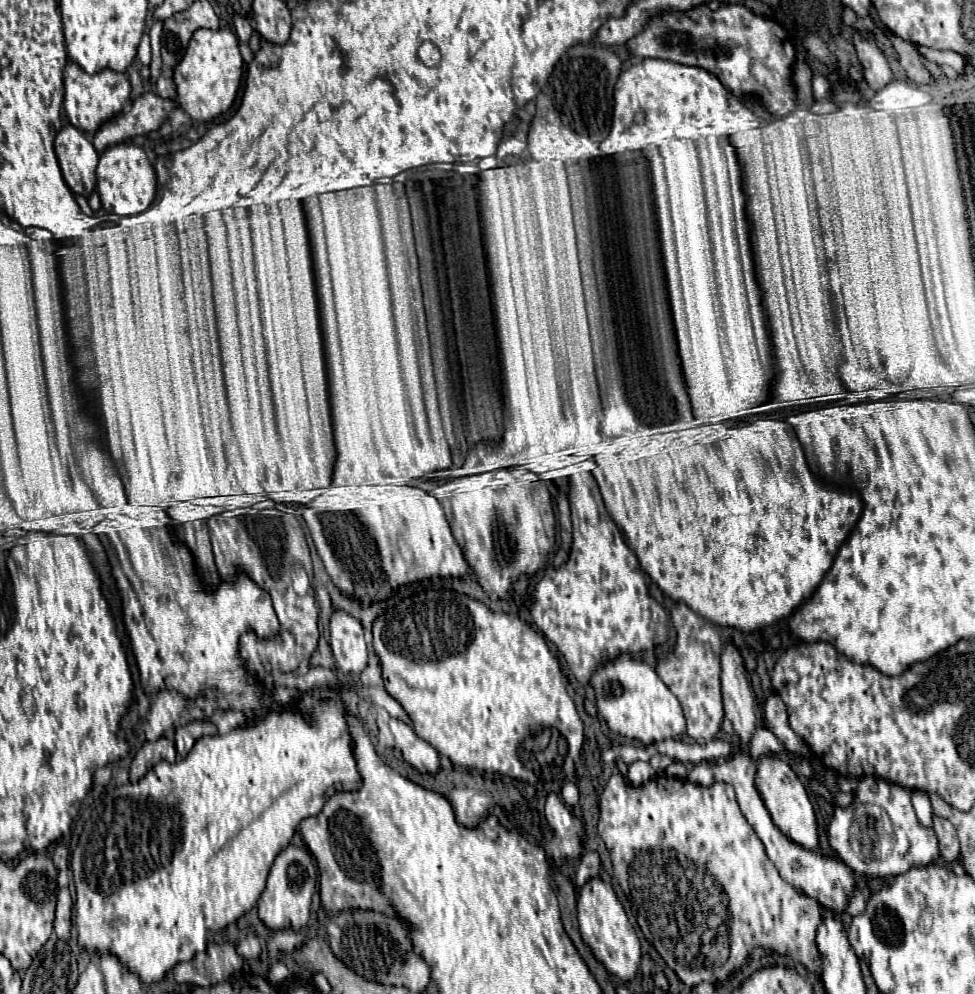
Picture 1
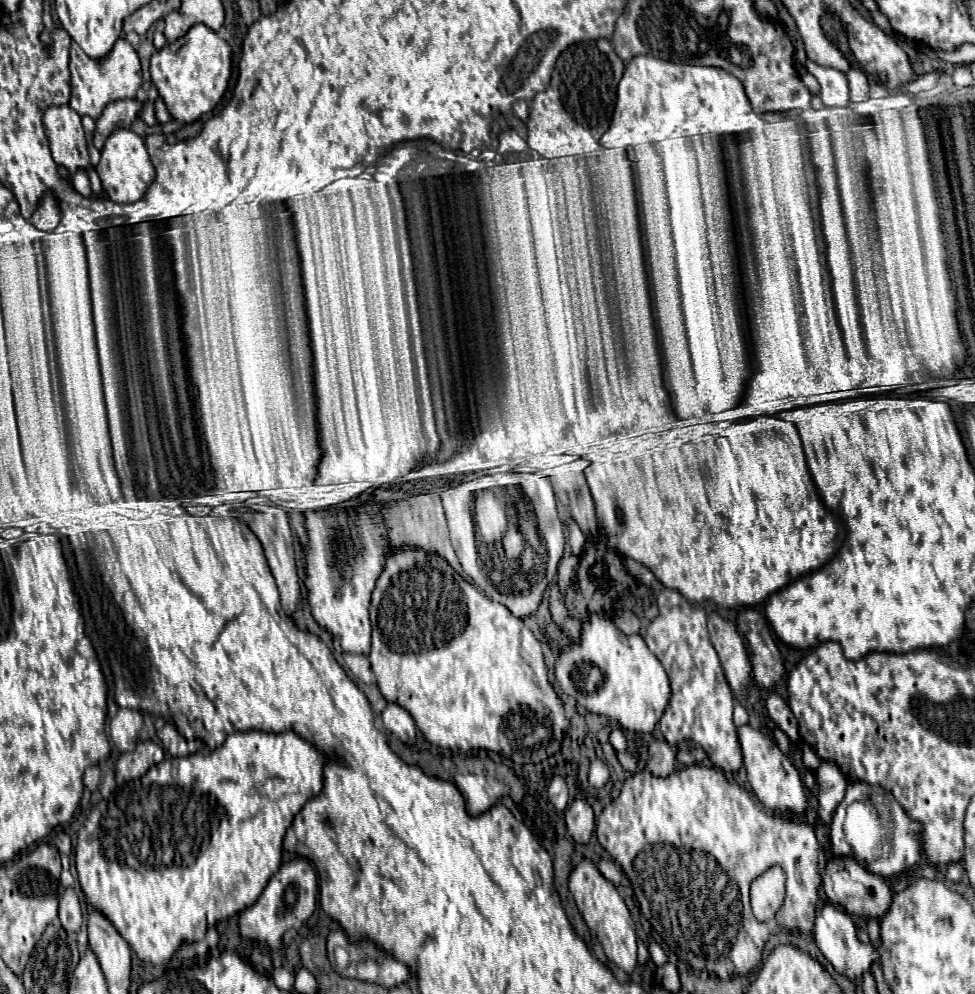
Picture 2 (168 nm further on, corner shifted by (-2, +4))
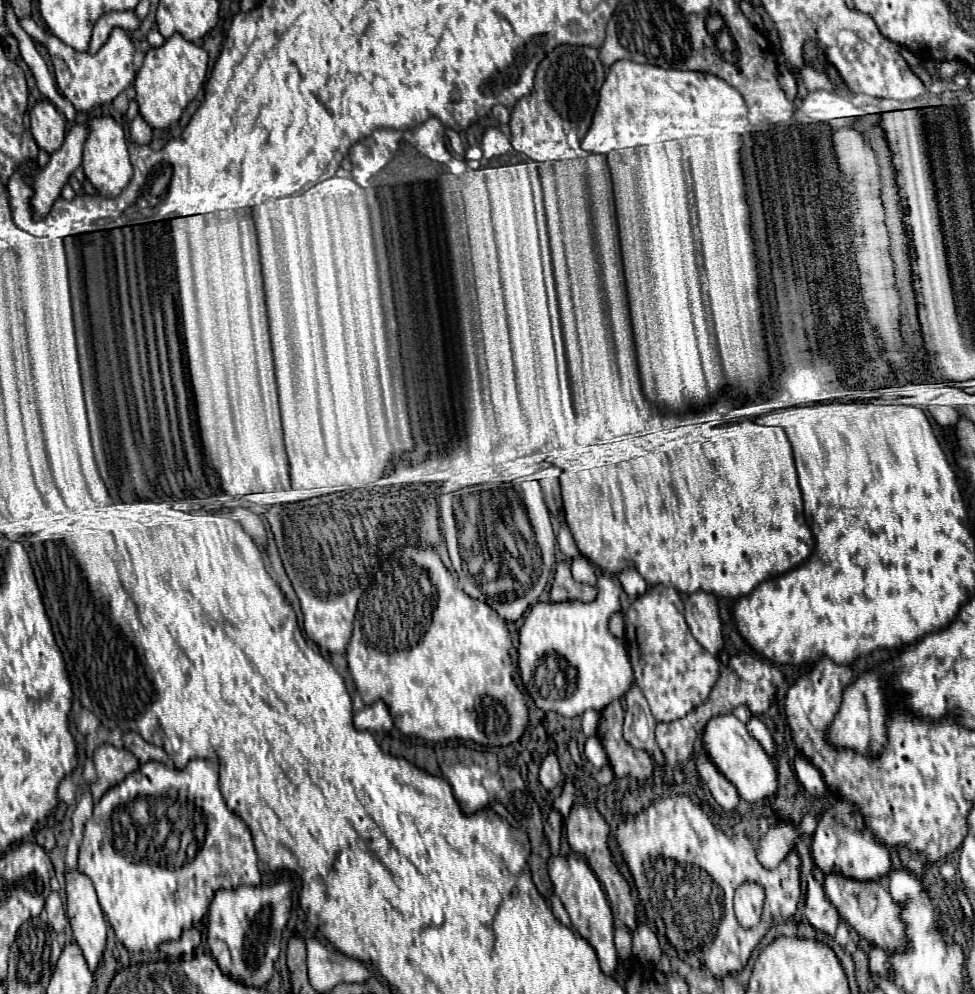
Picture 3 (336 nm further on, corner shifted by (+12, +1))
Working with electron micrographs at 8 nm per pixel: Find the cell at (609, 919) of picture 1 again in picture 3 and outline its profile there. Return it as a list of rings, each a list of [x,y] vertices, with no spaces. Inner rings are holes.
[[[576,855],[570,857],[550,857],[548,861],[548,873],[554,885],[554,893],[560,897],[560,901],[564,903],[564,909],[568,911],[570,919],[572,919],[572,927],[594,947],[598,961],[600,961],[600,969],[606,975],[612,975],[616,965],[618,965],[618,955],[616,955],[616,947],[614,947],[614,917],[612,917],[612,909],[610,903],[596,879],[596,875],[592,873],[590,865],[586,859],[578,859]]]

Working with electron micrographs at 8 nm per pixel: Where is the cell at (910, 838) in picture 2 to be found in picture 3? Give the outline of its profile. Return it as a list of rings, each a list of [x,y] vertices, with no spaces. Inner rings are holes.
[[[842,799],[824,811],[824,815],[818,821],[818,827],[812,835],[812,857],[814,857],[814,863],[818,865],[818,869],[824,873],[842,871],[842,875],[852,877],[856,881],[878,881],[880,877],[888,875],[888,871],[892,867],[890,851],[866,827],[866,821],[864,823],[858,821],[854,809],[856,809],[854,805],[850,805],[848,801]]]

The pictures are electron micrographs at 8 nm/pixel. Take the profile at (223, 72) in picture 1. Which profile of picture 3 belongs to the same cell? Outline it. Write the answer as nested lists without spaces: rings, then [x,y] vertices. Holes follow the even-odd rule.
[[[174,33],[164,41],[162,47],[150,49],[144,57],[140,71],[136,73],[136,101],[140,115],[154,129],[166,129],[170,123],[178,121],[186,105],[200,93],[206,79],[208,53],[196,43],[184,39],[180,33]]]

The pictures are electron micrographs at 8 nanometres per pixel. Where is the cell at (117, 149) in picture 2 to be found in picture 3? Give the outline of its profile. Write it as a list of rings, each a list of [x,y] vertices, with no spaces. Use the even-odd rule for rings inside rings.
[[[96,117],[88,123],[90,137],[84,145],[84,159],[82,167],[86,179],[94,185],[100,197],[118,197],[132,179],[132,165],[128,159],[128,145],[124,137],[124,129],[112,117]]]

